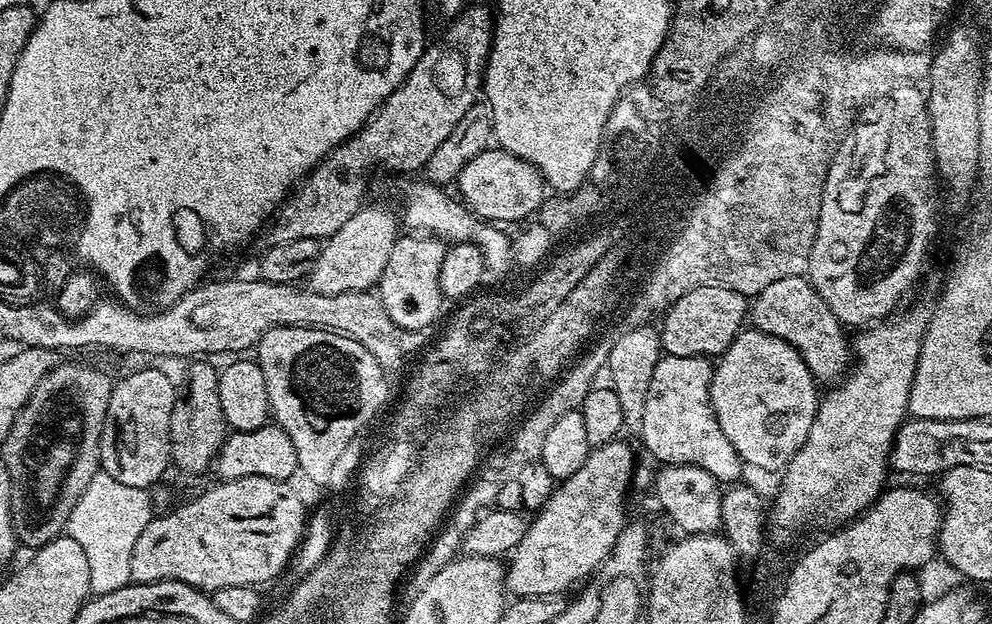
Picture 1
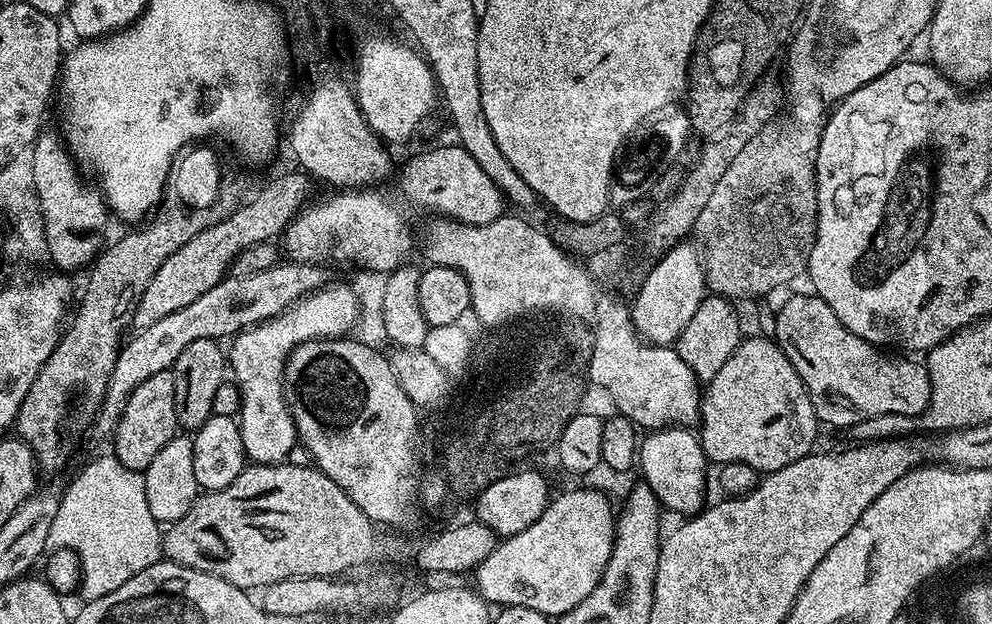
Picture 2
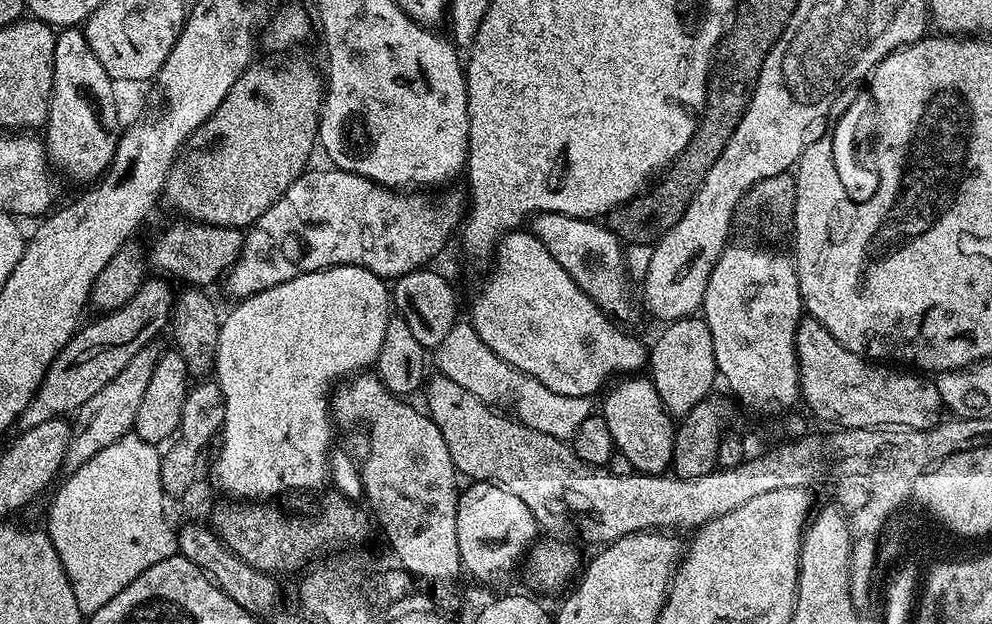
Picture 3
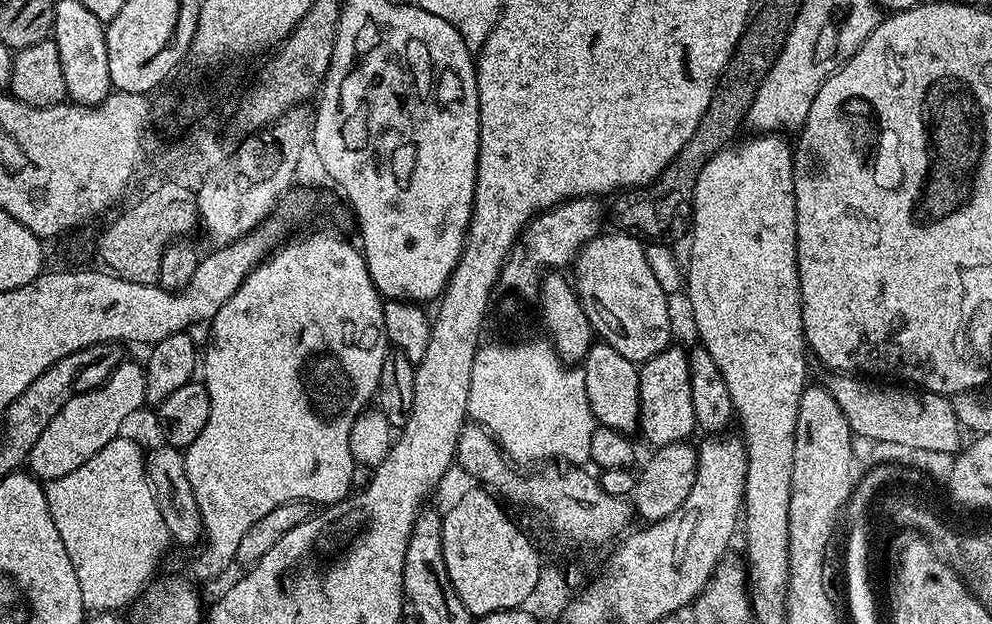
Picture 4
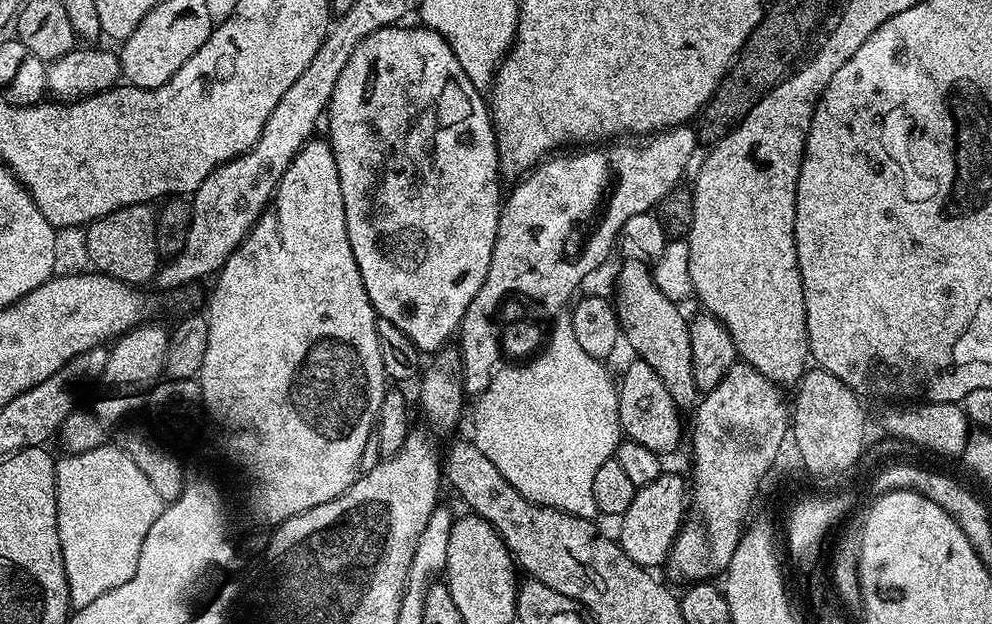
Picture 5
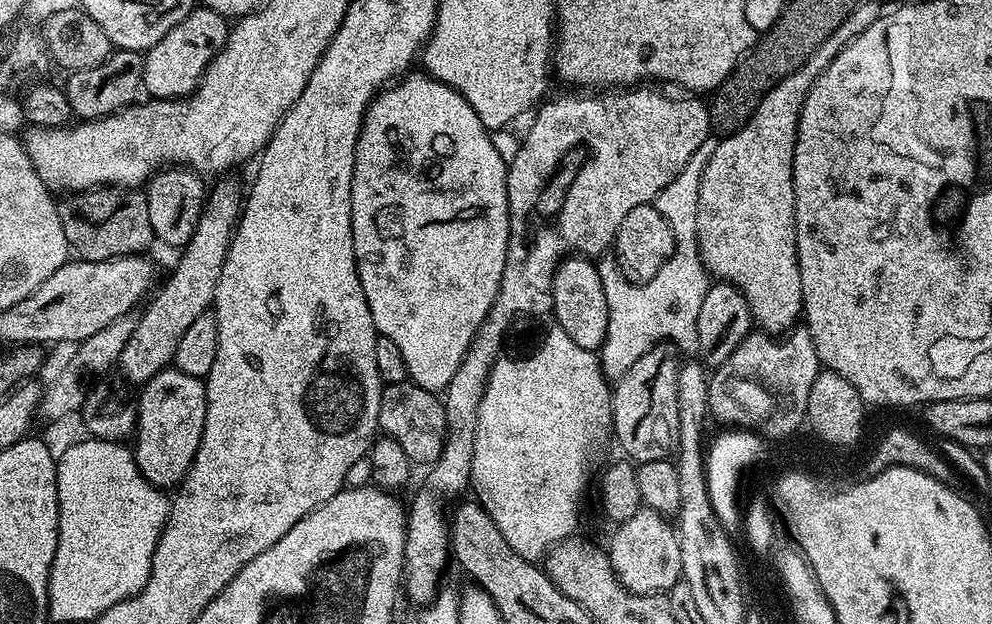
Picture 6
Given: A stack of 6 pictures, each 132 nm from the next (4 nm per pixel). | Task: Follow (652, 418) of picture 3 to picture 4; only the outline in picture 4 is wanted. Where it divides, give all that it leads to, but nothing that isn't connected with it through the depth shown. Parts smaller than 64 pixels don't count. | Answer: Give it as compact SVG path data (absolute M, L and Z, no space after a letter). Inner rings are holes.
M598 340L588 348L582 361L582 371L586 382L586 396L597 423L601 427L633 433L639 427L640 420L639 367L632 360L623 358L609 344Z

